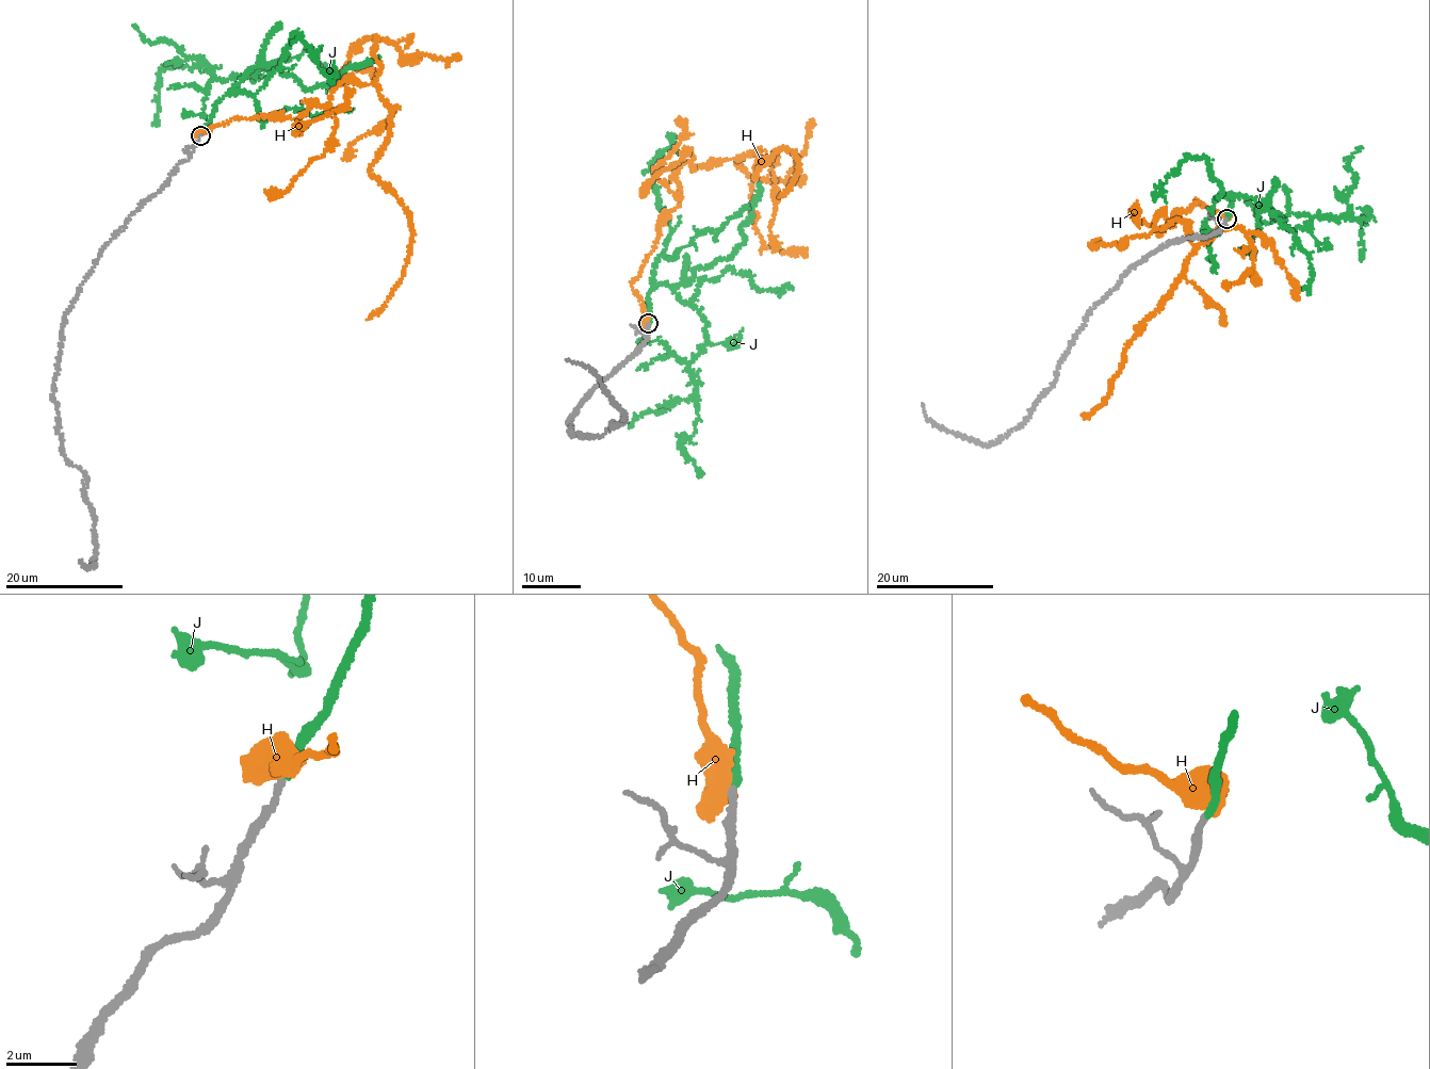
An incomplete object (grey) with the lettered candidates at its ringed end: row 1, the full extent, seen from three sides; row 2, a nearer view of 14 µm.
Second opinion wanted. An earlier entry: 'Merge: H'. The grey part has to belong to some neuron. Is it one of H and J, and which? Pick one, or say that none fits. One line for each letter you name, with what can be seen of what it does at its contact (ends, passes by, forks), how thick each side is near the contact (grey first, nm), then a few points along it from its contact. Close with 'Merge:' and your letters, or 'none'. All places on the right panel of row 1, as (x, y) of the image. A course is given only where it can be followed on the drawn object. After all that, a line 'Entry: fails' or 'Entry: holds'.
J: it ends | 170/200 nm | via (1225, 220), (1235, 194), (1254, 198), (1292, 229), (1306, 227), (1313, 216), (1366, 219), (1368, 208), (1360, 257)
Merge: J
Entry: fails

